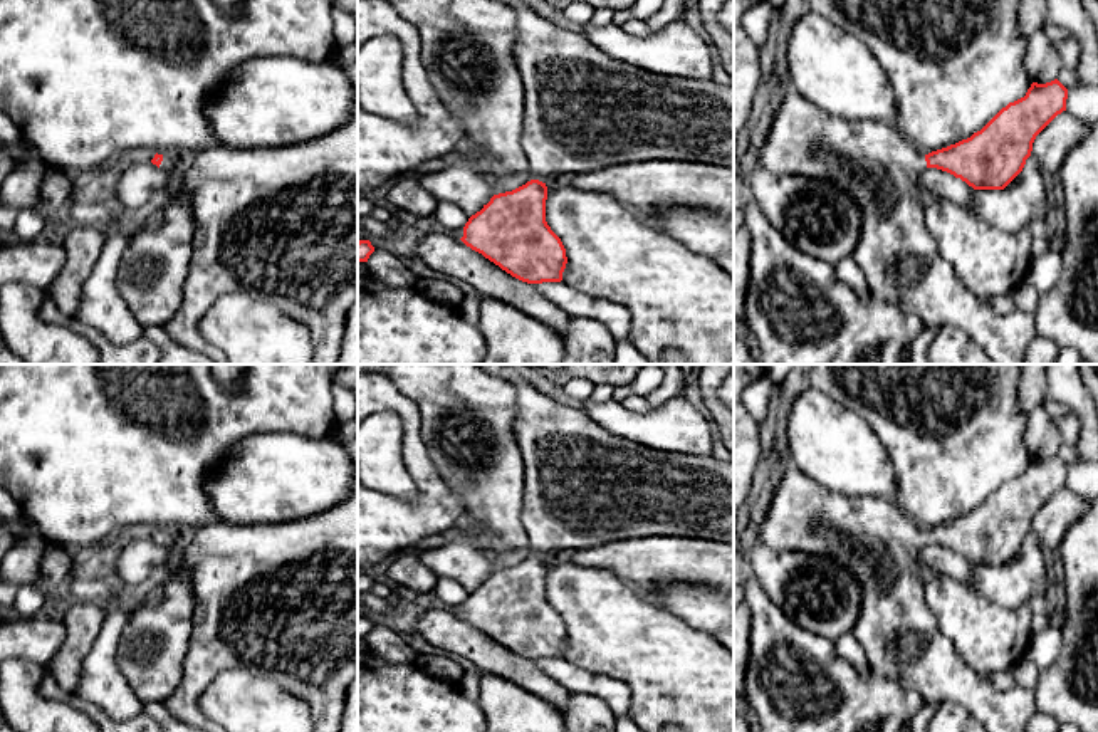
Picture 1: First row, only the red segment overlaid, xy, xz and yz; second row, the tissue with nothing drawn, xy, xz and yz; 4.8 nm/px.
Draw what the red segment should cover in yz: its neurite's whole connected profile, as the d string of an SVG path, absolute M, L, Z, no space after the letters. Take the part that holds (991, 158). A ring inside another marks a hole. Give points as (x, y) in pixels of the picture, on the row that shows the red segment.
M1058 79L1046 84L1033 82L1024 97L1009 102L970 138L923 154L893 123L829 116L789 87L759 161L776 175L833 181L858 203L861 233L851 257L873 297L917 316L925 327L950 324L964 329L996 364L1026 364L1026 349L1038 336L1033 314L1016 311L997 316L957 279L927 227L918 175L927 168L937 168L974 190L1004 190L1022 171L1036 136L1066 111L1066 99L1068 89Z

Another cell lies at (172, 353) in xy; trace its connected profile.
M144 326L143 334L159 348L159 364L217 364L207 354L186 349L175 342L161 326Z

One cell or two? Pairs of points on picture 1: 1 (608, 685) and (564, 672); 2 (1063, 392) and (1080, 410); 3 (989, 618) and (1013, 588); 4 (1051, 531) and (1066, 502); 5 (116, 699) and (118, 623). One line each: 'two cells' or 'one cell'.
1: one cell
2: one cell
3: two cells
4: one cell
5: one cell

